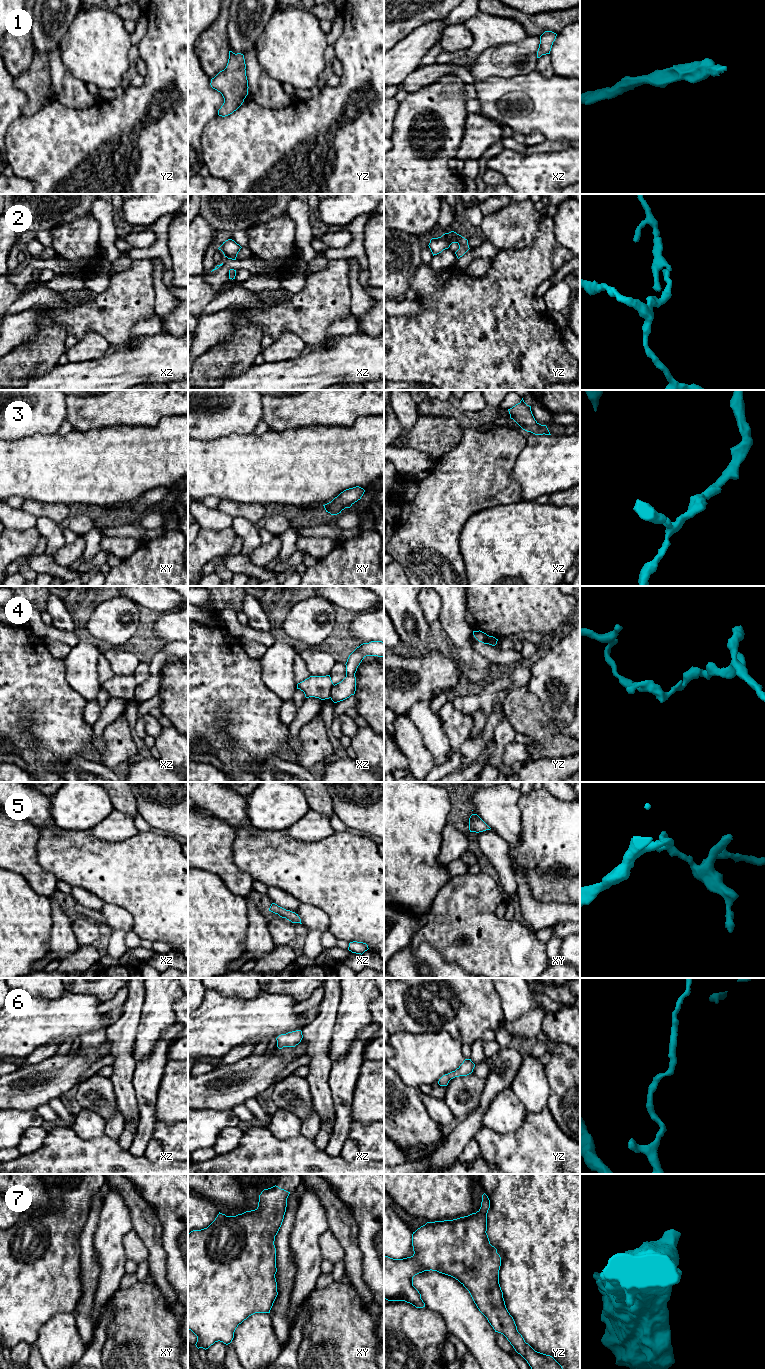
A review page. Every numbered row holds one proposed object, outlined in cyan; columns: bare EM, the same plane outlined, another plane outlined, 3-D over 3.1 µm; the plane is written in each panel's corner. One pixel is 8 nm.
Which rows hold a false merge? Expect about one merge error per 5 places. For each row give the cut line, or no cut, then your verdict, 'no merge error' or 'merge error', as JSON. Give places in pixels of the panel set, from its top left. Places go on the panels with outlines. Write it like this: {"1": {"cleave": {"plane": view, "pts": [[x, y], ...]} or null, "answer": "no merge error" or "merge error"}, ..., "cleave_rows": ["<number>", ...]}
{"1": {"cleave": null, "answer": "no merge error"}, "2": {"cleave": null, "answer": "no merge error"}, "3": {"cleave": null, "answer": "no merge error"}, "4": {"cleave": {"plane": "xz", "pts": [[334, 685], [329, 697]]}, "answer": "merge error"}, "5": {"cleave": null, "answer": "no merge error"}, "6": {"cleave": null, "answer": "no merge error"}, "7": {"cleave": null, "answer": "no merge error"}, "cleave_rows": ["4"]}

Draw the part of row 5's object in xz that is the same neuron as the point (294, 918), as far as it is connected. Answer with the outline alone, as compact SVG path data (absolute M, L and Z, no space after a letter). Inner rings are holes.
M275 903L271 904L271 906L269 908L269 911L271 911L271 912L273 912L275 914L278 914L282 918L286 918L287 920L291 921L292 923L300 923L300 924L302 924L301 919L298 916L298 914L296 914L295 912L292 912L290 910L286 910L286 909L278 906Z

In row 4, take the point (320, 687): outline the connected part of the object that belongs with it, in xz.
M330 675L310 676L297 684L297 689L304 692L305 697L315 697L321 700L329 699L331 689L334 686Z

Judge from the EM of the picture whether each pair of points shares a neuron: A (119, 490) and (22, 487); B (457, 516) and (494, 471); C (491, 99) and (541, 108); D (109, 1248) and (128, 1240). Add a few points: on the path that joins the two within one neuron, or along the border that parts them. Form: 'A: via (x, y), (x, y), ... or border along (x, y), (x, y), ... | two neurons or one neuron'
A: via (95, 487), (46, 487) | one neuron
B: via (460, 505), (483, 482) | one neuron
C: via (503, 97), (519, 97), (529, 102) | one neuron
D: border along (131, 1229), (122, 1240), (126, 1258) | two neurons

